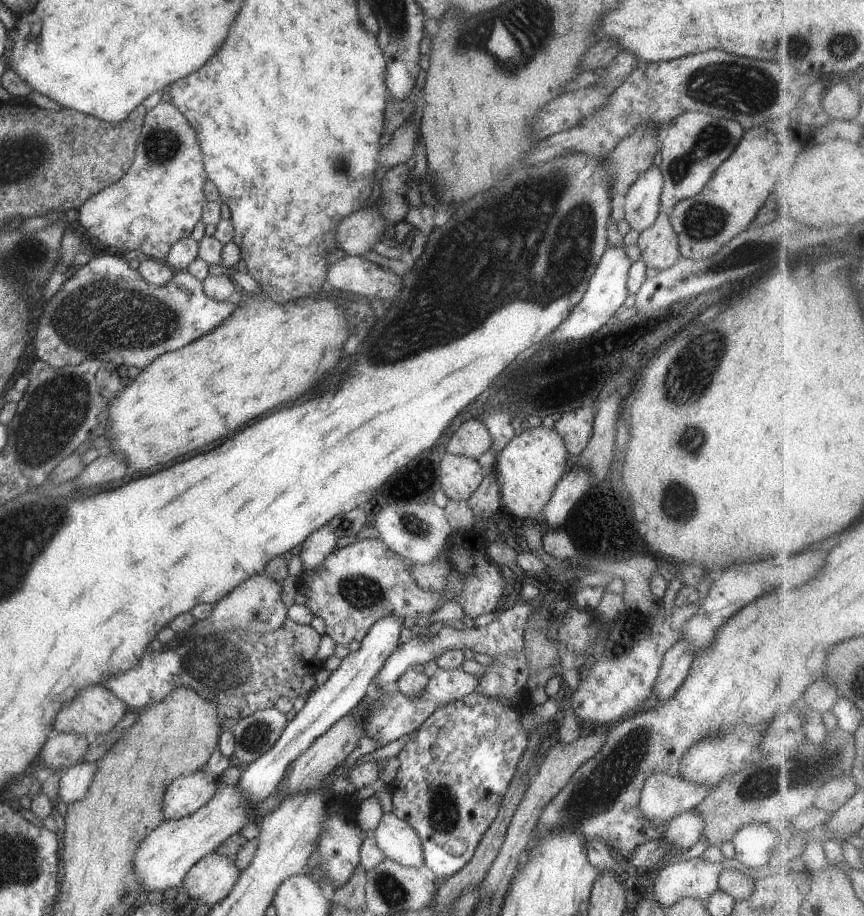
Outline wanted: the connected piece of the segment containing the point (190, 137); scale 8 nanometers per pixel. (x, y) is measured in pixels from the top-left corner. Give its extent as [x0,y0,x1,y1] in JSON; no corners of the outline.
[77,101,208,261]

